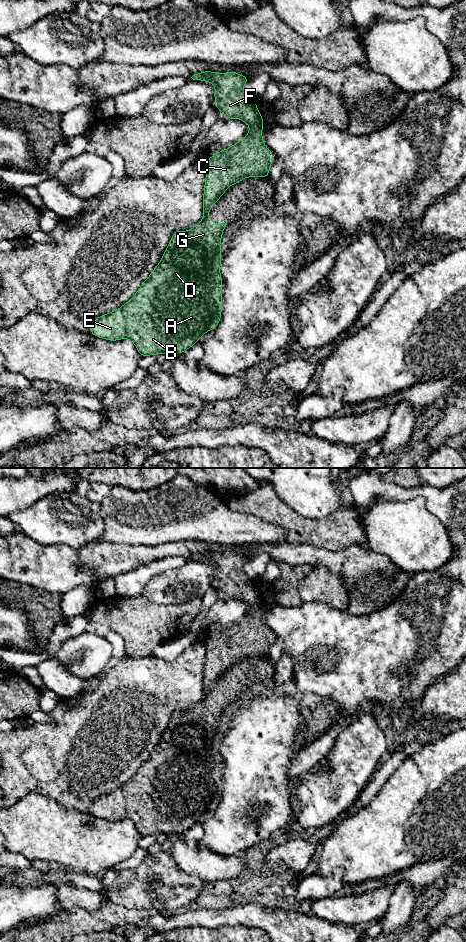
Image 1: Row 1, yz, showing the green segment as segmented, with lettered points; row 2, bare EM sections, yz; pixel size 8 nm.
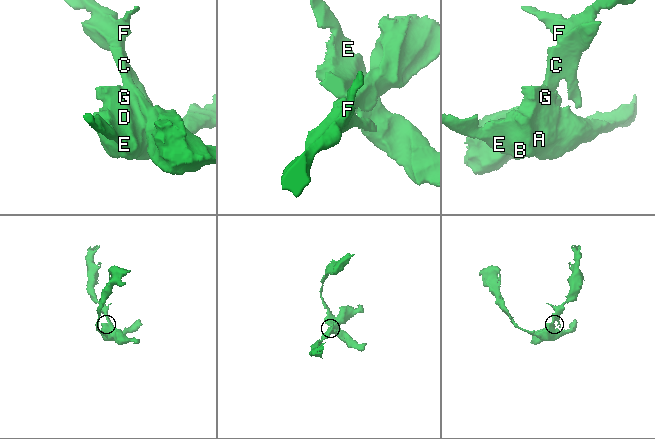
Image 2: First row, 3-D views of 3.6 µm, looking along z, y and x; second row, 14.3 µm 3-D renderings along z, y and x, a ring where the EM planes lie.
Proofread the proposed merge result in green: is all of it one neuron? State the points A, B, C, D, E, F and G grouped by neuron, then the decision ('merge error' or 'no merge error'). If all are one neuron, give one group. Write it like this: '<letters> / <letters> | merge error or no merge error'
A B D E G / C F | merge error

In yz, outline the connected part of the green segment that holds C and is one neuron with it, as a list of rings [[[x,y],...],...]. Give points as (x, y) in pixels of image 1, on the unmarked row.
[[[203,551],[191,557],[215,566],[214,585],[226,599],[240,599],[249,605],[249,613],[238,623],[213,634],[206,642],[203,673],[203,697],[233,664],[247,657],[268,657],[274,639],[263,621],[262,598],[256,581],[243,571],[249,558],[235,551],[228,553]]]

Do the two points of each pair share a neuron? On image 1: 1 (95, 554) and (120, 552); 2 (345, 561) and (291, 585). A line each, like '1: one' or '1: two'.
1: one
2: two

